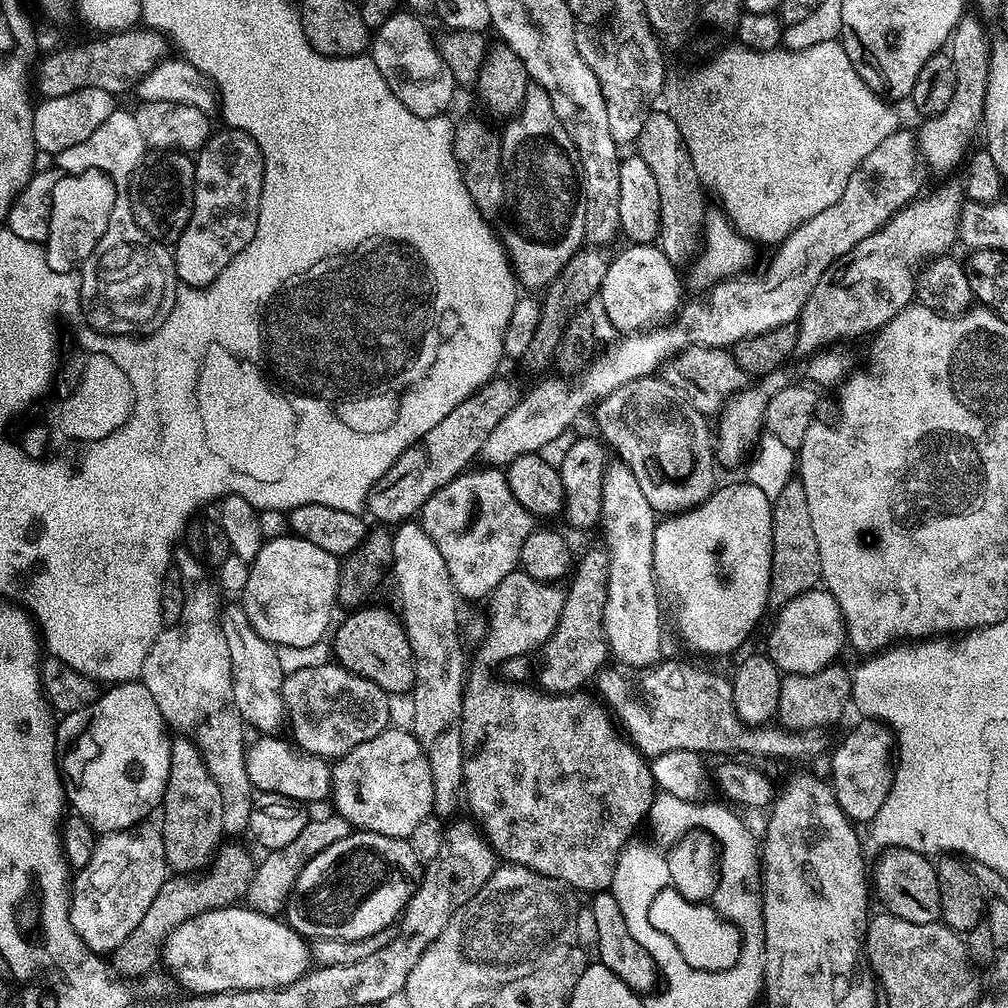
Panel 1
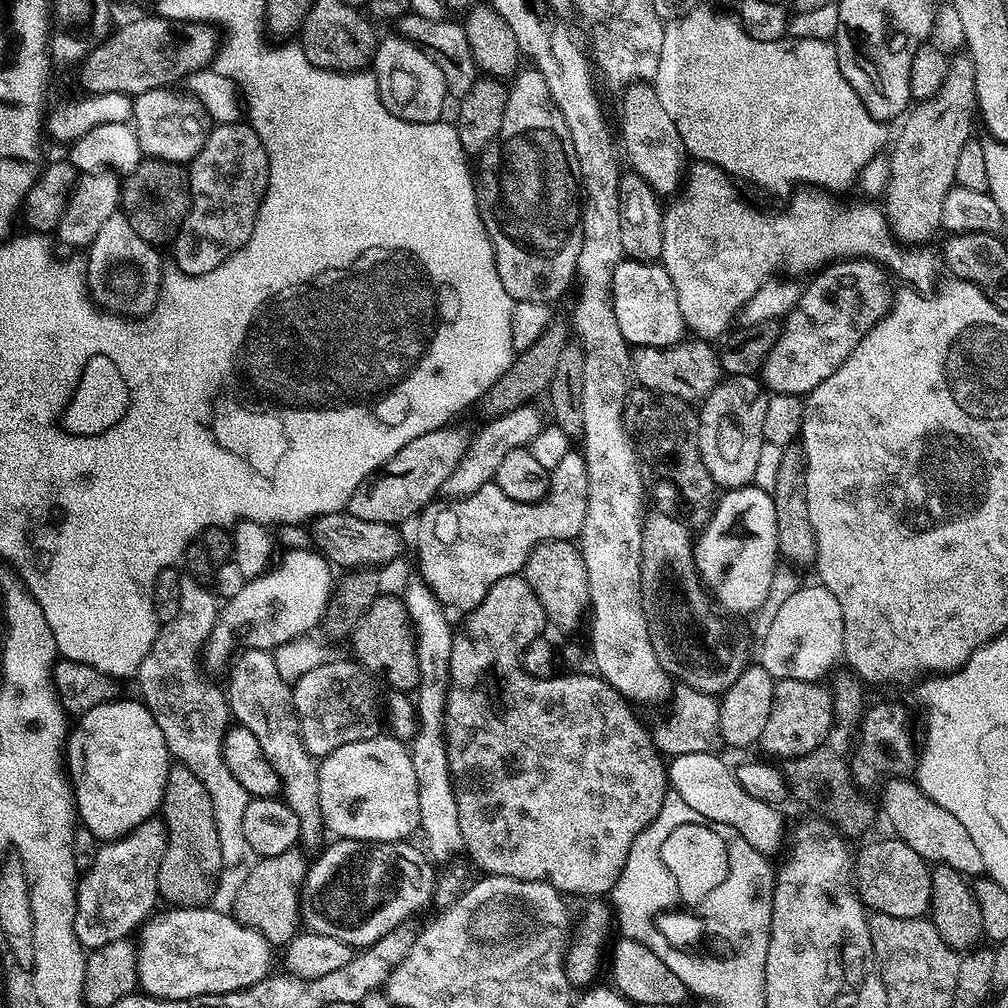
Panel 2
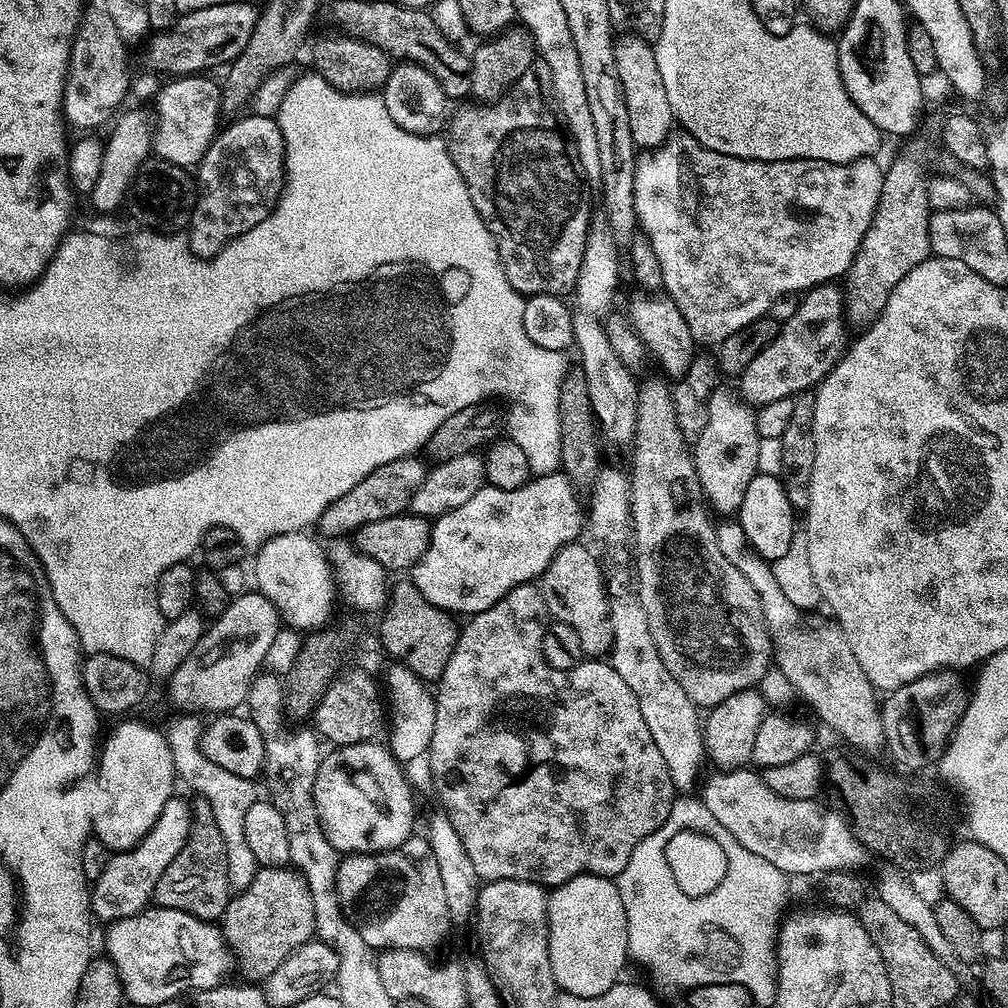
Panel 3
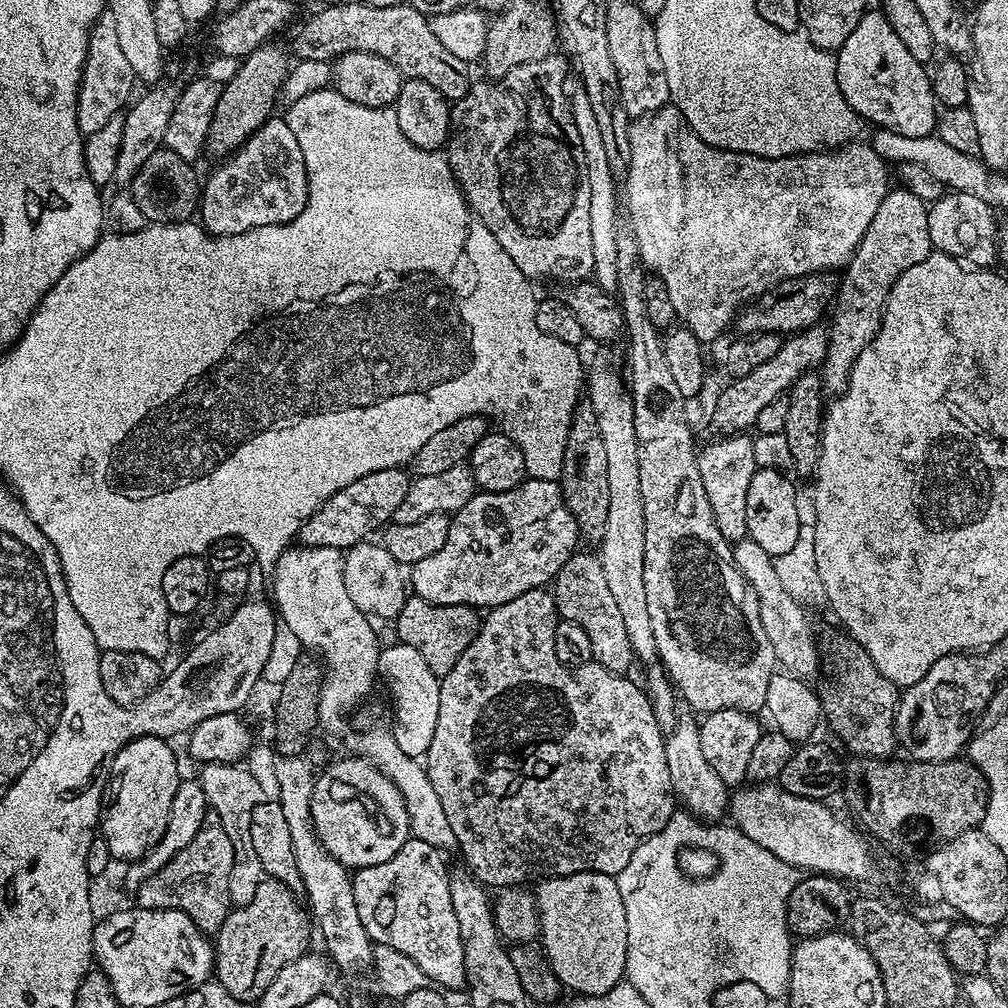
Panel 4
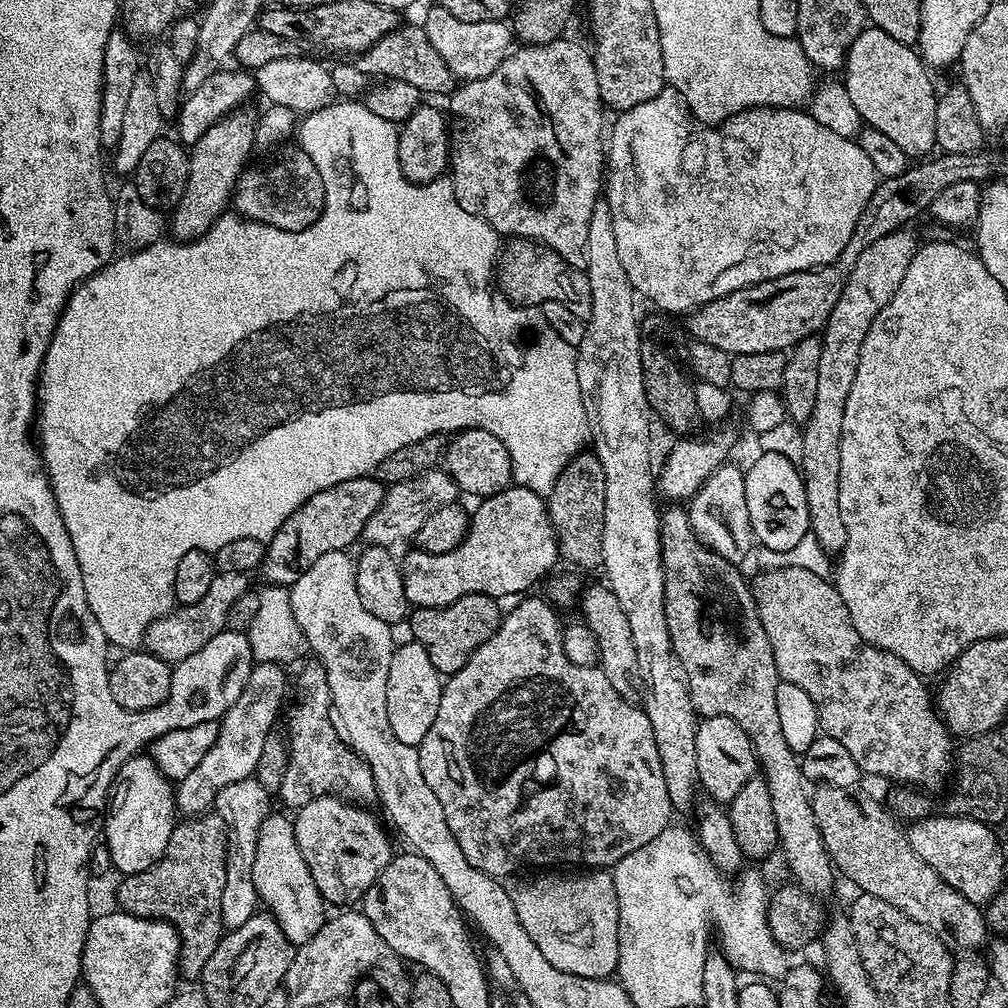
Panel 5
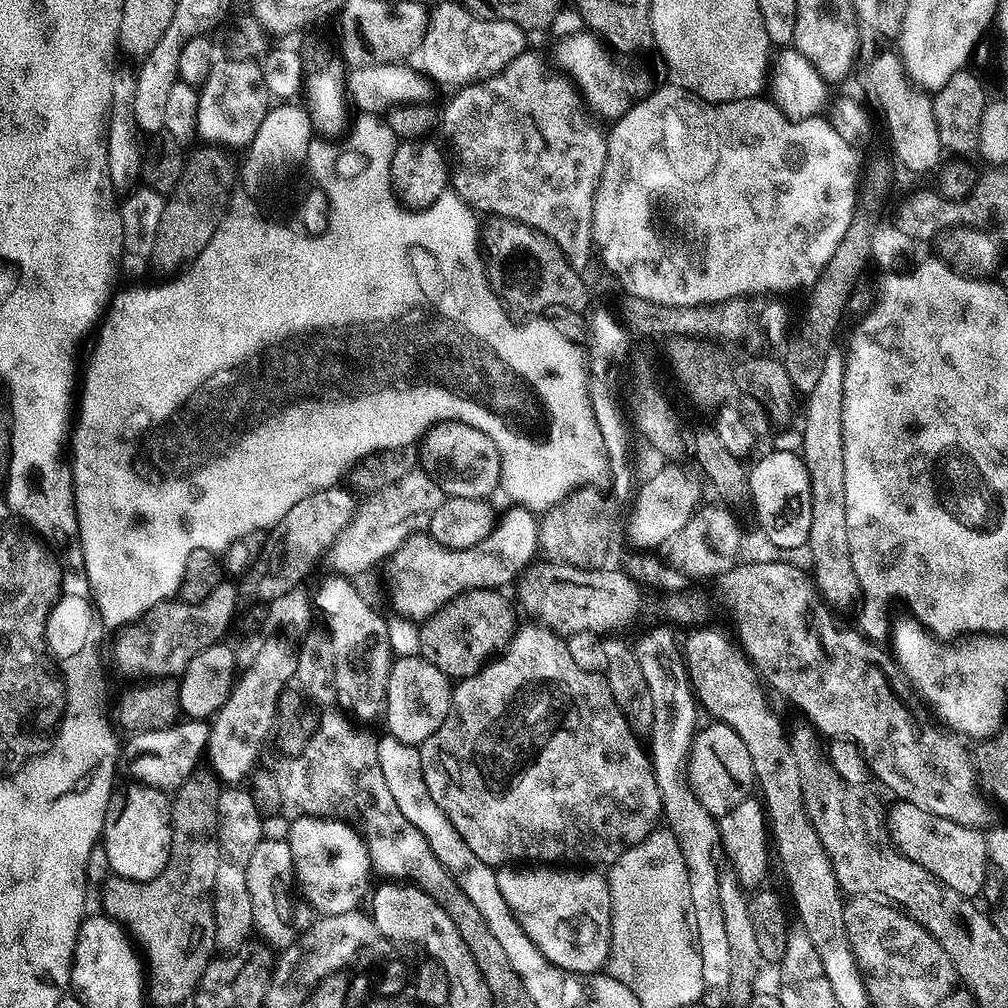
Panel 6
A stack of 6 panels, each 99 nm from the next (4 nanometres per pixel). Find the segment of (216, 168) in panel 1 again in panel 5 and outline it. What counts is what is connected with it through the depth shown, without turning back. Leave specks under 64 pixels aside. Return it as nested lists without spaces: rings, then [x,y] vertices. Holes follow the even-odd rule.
[[[296,142],[279,145],[269,156],[272,157],[261,164],[249,163],[240,175],[236,190],[232,193],[235,211],[245,220],[262,222],[278,230],[306,230],[320,217],[320,207],[324,198],[318,166],[314,166],[310,154],[306,154],[306,150]]]

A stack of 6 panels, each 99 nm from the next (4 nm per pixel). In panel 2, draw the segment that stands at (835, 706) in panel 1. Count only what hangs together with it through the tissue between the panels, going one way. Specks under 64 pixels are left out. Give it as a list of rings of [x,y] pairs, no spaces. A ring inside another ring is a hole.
[[[807,678],[776,680],[774,702],[770,706],[770,715],[766,718],[766,727],[758,741],[769,757],[781,756],[784,762],[794,760],[802,754],[810,754],[810,750],[821,747],[824,740],[832,732],[834,721],[834,696],[820,684]]]

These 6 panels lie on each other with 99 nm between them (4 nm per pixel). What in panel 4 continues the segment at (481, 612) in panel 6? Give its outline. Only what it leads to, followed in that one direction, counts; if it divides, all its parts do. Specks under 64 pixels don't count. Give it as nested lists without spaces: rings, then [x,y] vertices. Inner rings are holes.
[[[412,594],[407,597],[401,612],[394,619],[395,639],[406,646],[414,646],[426,658],[434,675],[442,678],[454,670],[454,662],[458,662],[462,650],[474,642],[481,619],[481,613],[468,604],[431,604]]]

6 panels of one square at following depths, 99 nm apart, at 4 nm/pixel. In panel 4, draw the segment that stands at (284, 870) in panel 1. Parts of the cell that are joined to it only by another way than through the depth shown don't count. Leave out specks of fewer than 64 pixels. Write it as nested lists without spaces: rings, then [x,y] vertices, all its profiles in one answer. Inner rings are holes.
[[[265,878],[254,898],[241,908],[233,907],[226,922],[214,936],[214,980],[234,998],[259,1001],[286,962],[309,951],[308,939],[314,936],[307,911],[296,901],[297,893],[280,880]]]

